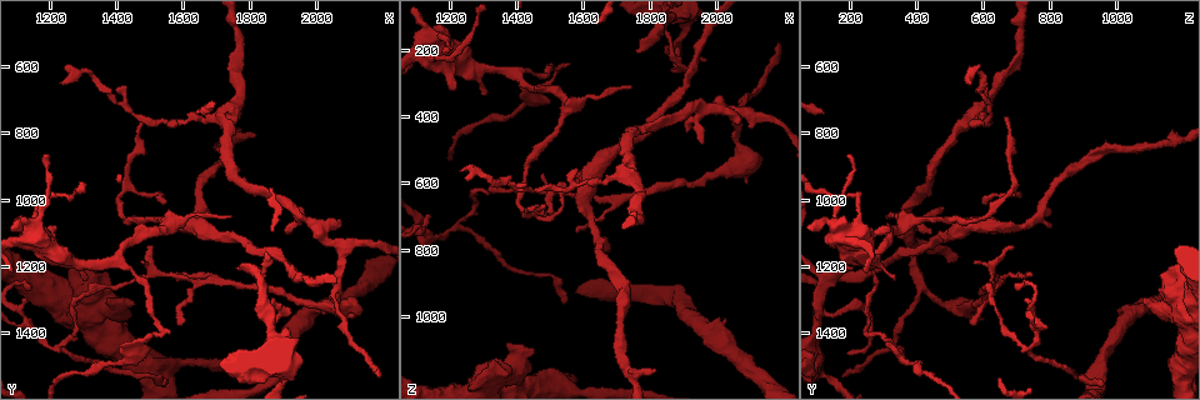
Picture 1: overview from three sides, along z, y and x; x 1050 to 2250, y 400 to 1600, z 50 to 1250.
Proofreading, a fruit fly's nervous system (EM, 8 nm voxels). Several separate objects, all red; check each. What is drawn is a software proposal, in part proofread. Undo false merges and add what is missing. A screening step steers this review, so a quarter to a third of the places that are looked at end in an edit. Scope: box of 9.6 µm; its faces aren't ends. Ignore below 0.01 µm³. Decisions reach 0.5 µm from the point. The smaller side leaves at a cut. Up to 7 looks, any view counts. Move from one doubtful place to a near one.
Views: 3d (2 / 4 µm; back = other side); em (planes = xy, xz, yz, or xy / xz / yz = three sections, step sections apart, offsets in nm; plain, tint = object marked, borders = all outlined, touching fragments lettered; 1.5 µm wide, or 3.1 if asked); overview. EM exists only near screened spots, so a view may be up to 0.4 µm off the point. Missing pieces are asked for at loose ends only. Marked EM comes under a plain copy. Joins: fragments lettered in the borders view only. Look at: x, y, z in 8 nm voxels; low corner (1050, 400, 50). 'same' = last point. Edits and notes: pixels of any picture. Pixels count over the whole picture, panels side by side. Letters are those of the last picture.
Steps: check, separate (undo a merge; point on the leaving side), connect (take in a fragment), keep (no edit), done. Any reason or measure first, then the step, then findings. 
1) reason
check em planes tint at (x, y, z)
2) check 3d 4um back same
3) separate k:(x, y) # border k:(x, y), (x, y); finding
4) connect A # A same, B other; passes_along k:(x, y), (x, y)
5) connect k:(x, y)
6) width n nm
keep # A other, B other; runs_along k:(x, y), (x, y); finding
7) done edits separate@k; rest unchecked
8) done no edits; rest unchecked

narrows sharply
check em planes borders at (1380, 1490, 380)

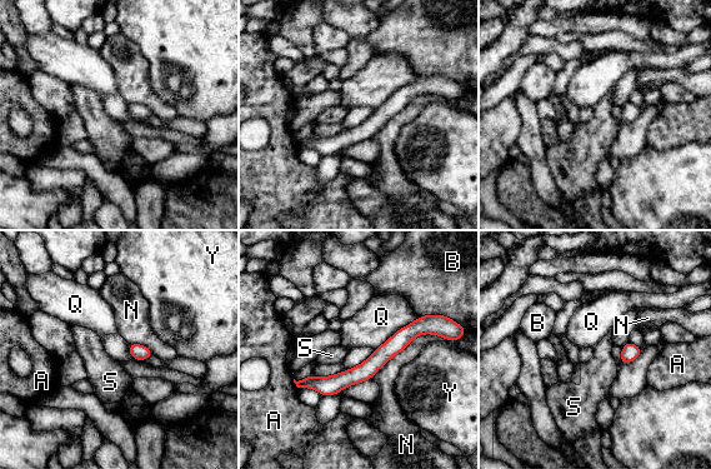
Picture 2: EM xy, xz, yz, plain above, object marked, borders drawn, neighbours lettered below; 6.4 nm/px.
keep # A other, B other, N other, Q other, S other, Y other; border 2:(419, 317), (397, 329), (375, 349); one neuron here

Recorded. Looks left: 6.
thin neck
check em planes borders at (1910, 1180, 320)

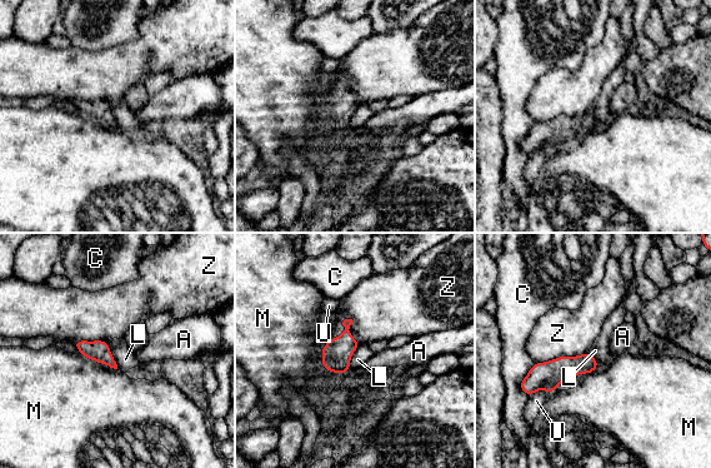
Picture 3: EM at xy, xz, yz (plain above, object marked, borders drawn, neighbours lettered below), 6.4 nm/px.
longest_contact M 260 nm
keep # A other, C other, L other, M other, U other, Z other; border 3:(106, 342), (118, 368); all the same neuron

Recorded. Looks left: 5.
check 3d 4um at (1500, 1140, 700)

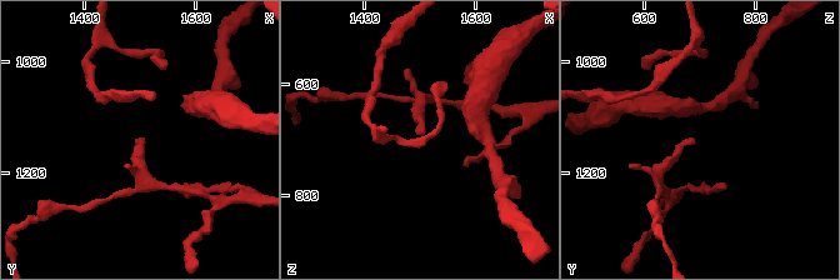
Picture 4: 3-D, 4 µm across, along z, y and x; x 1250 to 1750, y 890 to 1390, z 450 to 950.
check em planes borders at (1500, 1140, 690)

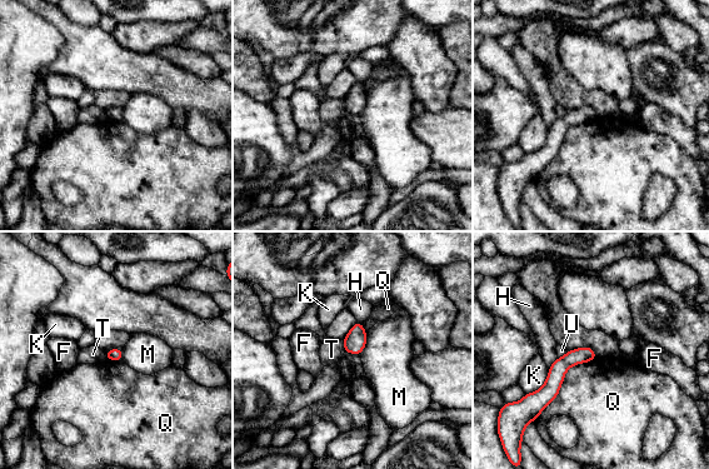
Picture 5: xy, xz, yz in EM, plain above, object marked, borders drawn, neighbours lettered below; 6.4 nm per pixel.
keep # F other, H other, K other, M other, Q other, T other, U other; border 5:(341, 340), (345, 352); no lettered fragment goes on from it

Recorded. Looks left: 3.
done no edits; rest unchecked

